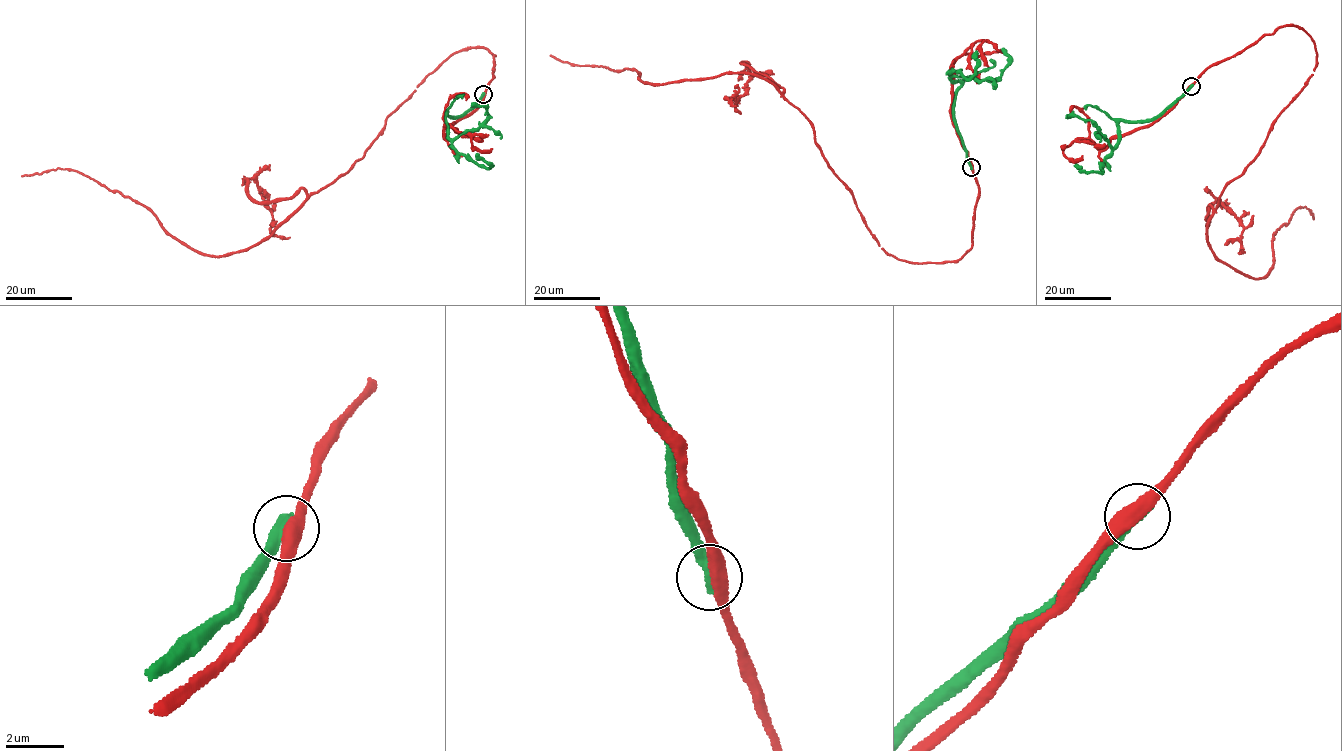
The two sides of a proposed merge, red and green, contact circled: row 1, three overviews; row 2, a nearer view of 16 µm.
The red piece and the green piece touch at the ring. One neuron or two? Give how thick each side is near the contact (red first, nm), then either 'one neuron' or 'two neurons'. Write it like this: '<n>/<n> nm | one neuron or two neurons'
480/550 nm | two neurons

